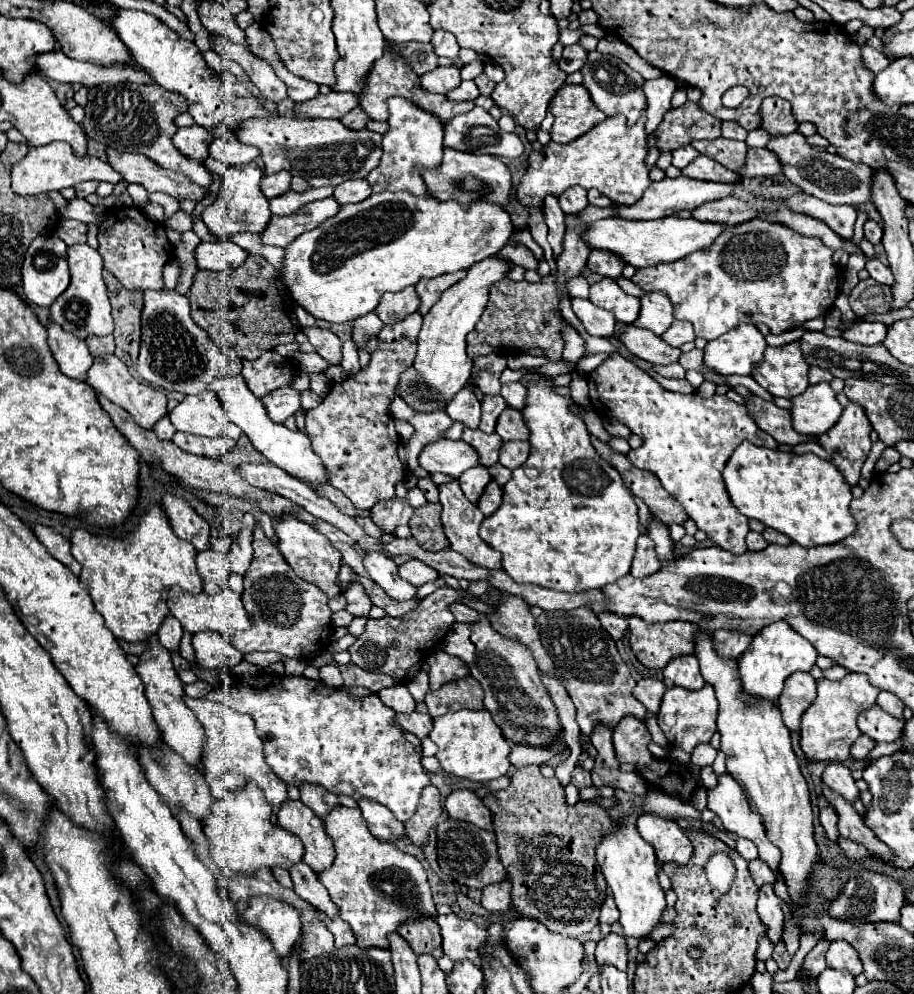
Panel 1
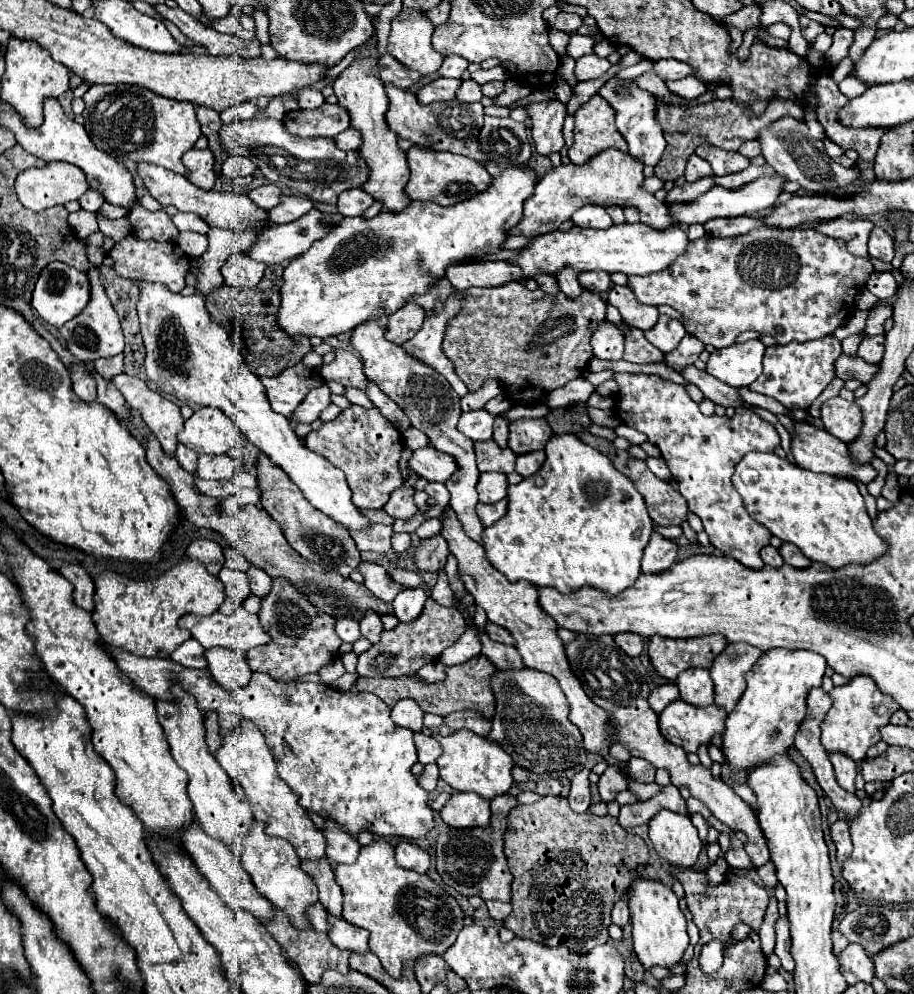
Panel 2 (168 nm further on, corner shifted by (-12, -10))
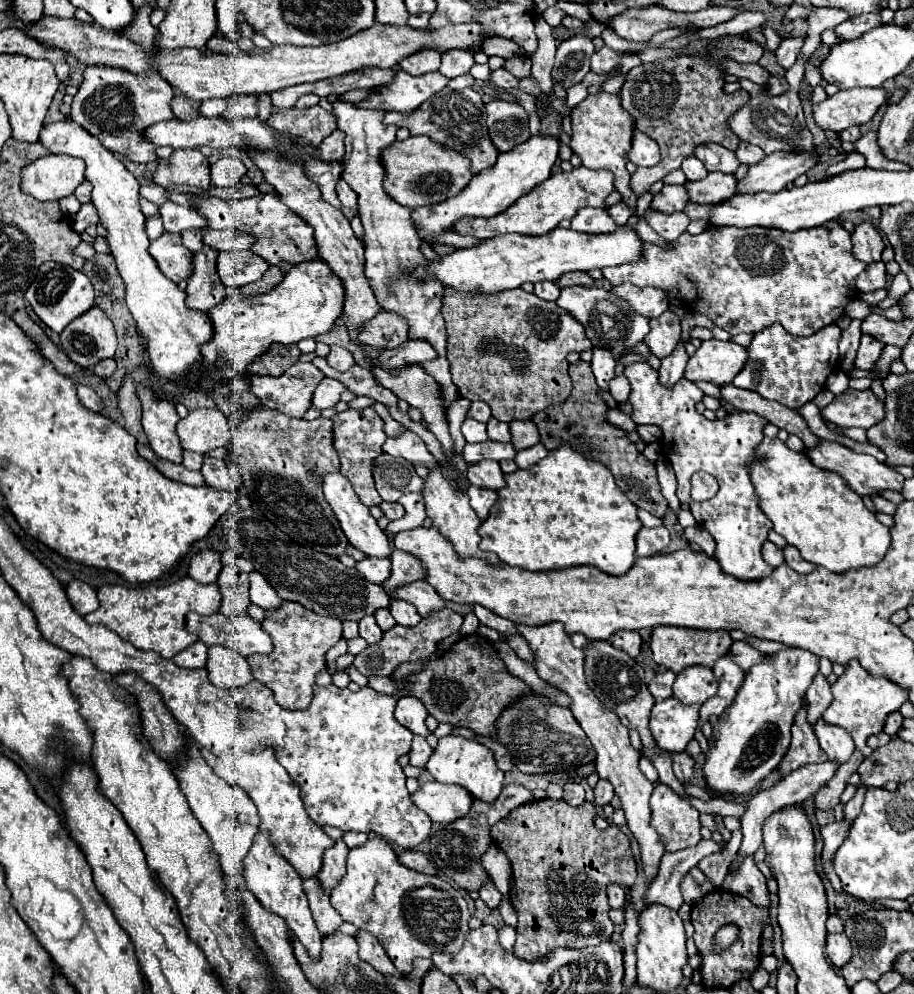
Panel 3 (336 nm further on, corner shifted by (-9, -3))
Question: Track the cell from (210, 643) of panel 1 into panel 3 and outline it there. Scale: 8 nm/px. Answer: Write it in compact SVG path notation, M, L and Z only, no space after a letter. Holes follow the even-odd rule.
M226 646L208 648L206 668L210 674L210 682L220 688L238 688L246 686L252 680L252 672L246 658Z

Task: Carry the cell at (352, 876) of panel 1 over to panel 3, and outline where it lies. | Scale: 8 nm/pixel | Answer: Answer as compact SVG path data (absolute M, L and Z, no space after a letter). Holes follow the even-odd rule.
M374 836L366 840L366 844L352 848L348 854L348 872L342 876L342 880L332 888L330 892L332 906L336 912L344 918L344 922L354 924L360 930L372 932L378 942L384 946L386 954L394 962L400 974L408 974L412 970L414 958L430 958L434 952L456 952L460 950L464 936L468 932L468 918L470 910L462 894L448 882L444 882L438 876L420 874L416 870L410 870L398 862L398 856L394 848L382 840L380 836Z

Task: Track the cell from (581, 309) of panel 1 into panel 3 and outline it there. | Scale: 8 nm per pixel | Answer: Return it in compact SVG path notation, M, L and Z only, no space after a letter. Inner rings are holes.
M594 348L592 350L594 356L592 356L592 372L596 376L596 384L604 390L608 390L608 382L614 378L614 366L616 366L616 360L614 356L610 356L610 352L606 352L604 348Z

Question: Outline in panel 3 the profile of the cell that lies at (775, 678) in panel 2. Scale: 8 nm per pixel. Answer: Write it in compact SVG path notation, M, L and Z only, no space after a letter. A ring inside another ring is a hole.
M796 648L778 650L776 654L770 654L764 662L748 670L734 702L720 716L720 724L714 726L712 732L710 752L704 764L704 776L712 790L720 794L748 794L756 788L756 784L762 778L766 778L780 764L790 746L790 728L794 724L794 716L804 706L802 698L816 674L818 674L818 656L814 656L808 650L796 650Z

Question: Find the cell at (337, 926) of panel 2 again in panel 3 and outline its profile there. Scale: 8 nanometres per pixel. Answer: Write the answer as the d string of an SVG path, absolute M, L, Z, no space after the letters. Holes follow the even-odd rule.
M358 930L358 934L354 936L358 940L358 956L368 962L372 968L380 970L382 974L392 974L392 976L402 976L394 964L390 964L390 958L386 956L384 948L378 944L378 940L374 940L374 936L366 930Z

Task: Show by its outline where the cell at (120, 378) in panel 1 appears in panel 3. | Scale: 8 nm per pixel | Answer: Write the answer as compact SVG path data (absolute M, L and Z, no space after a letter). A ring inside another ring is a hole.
M138 386L138 398L144 412L142 426L150 440L150 448L164 460L182 462L182 446L176 434L180 416L174 408L174 402L158 398L146 386Z

